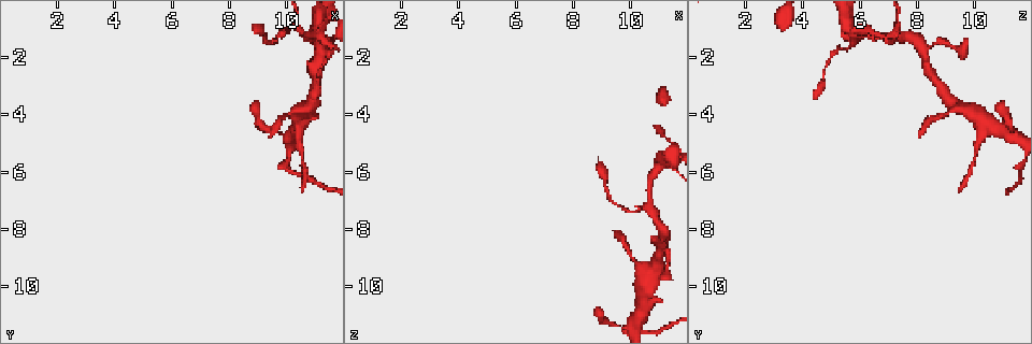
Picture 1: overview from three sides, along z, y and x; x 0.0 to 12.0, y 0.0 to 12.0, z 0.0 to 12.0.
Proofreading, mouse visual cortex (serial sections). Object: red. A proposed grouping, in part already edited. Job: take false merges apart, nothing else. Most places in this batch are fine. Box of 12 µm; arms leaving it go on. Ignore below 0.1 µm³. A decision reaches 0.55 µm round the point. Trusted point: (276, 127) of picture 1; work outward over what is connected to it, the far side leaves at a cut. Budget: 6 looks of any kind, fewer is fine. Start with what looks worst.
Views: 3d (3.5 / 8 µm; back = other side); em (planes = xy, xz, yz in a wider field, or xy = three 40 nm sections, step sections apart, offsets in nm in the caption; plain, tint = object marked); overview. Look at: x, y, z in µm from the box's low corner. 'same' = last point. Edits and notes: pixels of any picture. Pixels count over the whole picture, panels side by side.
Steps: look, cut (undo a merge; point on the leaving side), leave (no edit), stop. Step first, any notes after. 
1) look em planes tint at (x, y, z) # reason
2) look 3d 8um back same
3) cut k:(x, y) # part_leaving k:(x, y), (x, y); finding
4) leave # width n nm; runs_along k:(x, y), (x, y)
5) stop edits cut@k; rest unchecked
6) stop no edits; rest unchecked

look 3d 8um back at (10.5, 3.8, 9.4) # branch point

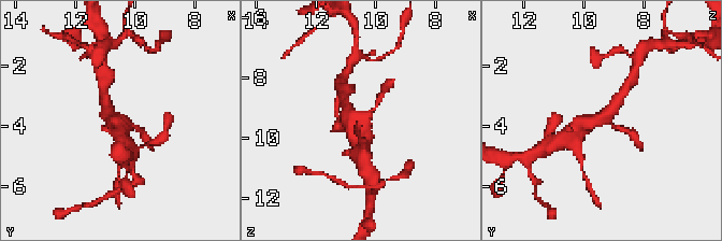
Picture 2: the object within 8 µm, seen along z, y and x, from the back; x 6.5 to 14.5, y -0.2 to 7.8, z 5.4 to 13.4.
look 3d 3.5um at (10.4, 3.8, 9.5) # closer look

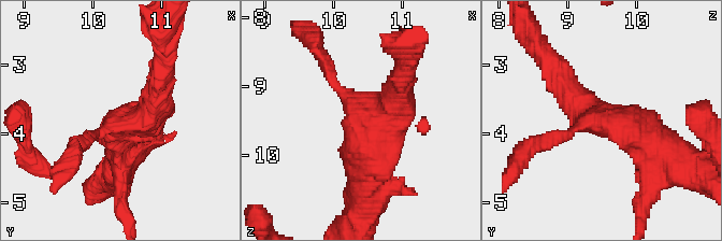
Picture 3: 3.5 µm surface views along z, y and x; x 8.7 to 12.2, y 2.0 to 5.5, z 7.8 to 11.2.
look em xy step 1 tint at (10.45, 3.80, 9.40)

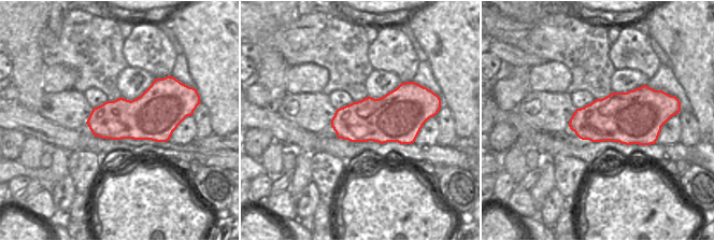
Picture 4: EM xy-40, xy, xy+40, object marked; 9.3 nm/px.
leave # runs_along 3:(83, 144), (146, 117), (159, 82); one cell here

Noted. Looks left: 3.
look 3d 8um at (10.1, 4.9, 11.3) # thick turns thin

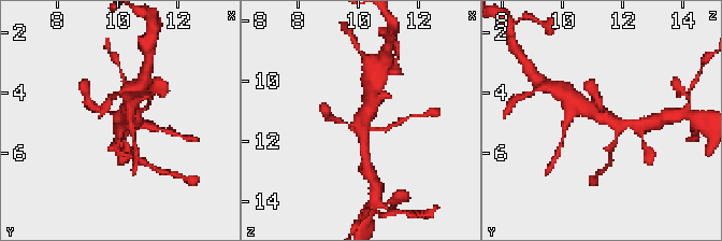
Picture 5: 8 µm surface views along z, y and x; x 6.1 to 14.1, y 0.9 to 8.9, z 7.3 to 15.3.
look em planes tint at (10.1, 4.8, 11.4) # arms 3; arm_widths 150, 200, 500 nm; need the tissue

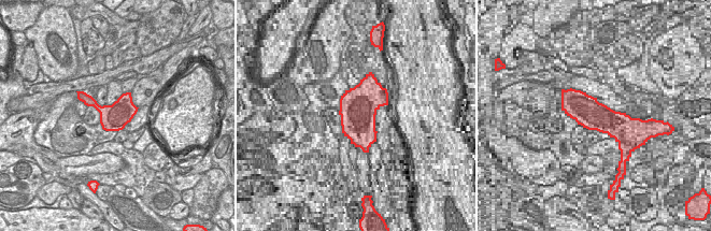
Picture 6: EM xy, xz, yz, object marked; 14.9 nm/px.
leave # continuous, no second cell

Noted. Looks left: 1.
stop no edits; rest unchecked

